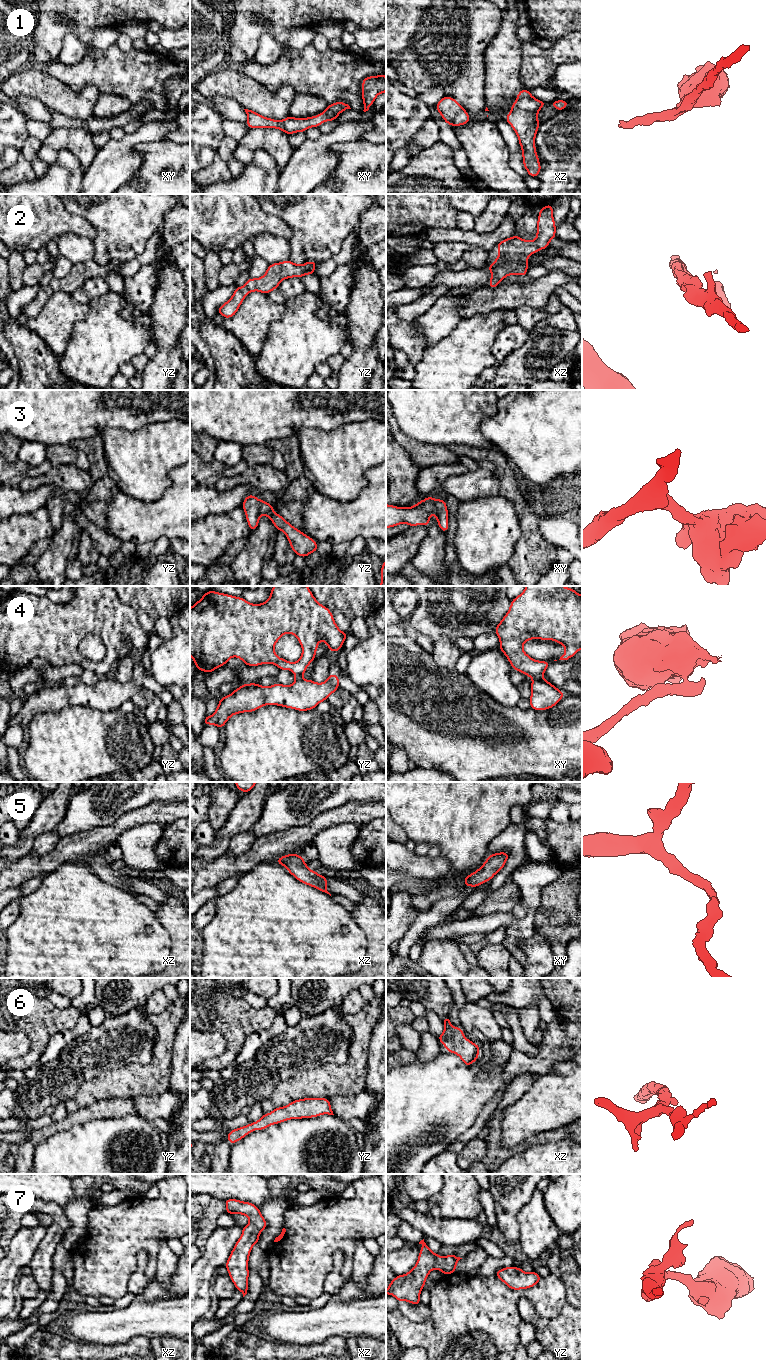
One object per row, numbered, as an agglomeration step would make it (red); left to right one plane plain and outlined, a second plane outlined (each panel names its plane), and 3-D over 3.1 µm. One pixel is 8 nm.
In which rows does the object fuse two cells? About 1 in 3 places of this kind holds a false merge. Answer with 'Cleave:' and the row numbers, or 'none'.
Cleave: 4

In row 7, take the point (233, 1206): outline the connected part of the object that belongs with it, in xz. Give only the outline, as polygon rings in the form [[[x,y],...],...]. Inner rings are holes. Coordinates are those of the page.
[[[226,1199],[226,1213],[243,1214],[247,1216],[250,1223],[242,1228],[242,1235],[234,1245],[225,1267],[235,1285],[243,1297],[248,1292],[248,1261],[254,1244],[259,1243],[260,1233],[267,1227],[259,1208],[251,1202],[243,1202],[237,1199]]]

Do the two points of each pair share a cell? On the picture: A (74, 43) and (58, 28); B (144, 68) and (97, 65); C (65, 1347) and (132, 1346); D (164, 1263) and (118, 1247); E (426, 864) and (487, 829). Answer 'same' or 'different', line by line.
A: different
B: same
C: same
D: different
E: different

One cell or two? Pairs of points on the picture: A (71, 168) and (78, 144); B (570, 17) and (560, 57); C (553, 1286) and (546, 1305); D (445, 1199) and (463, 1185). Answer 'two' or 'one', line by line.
A: two
B: two
C: one
D: one

